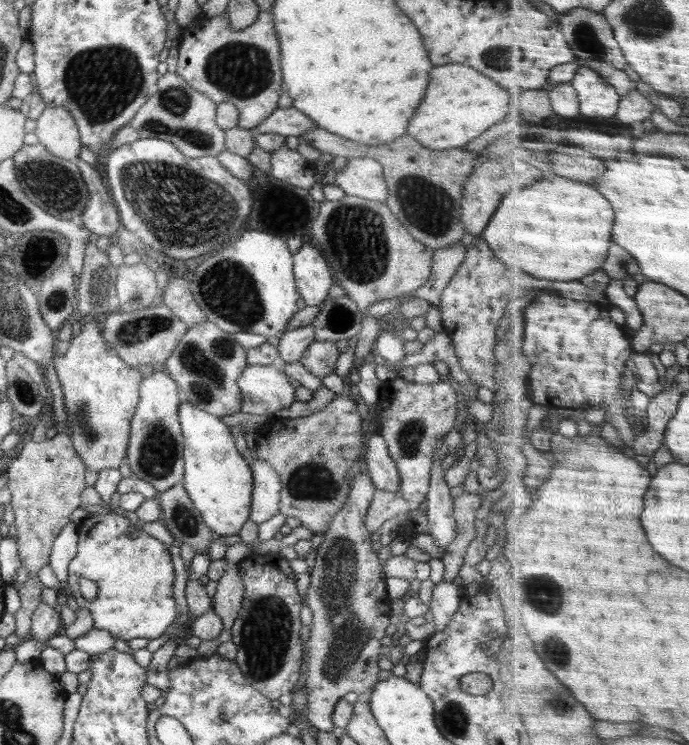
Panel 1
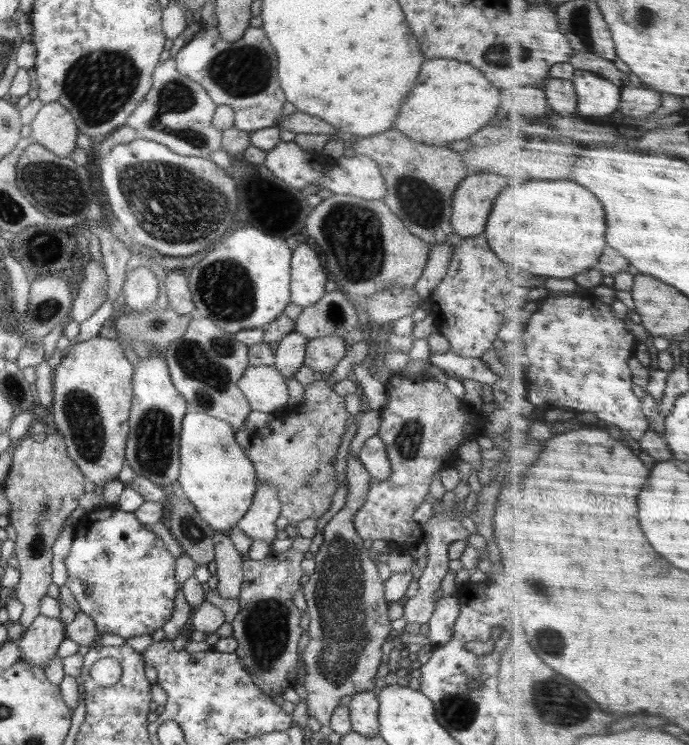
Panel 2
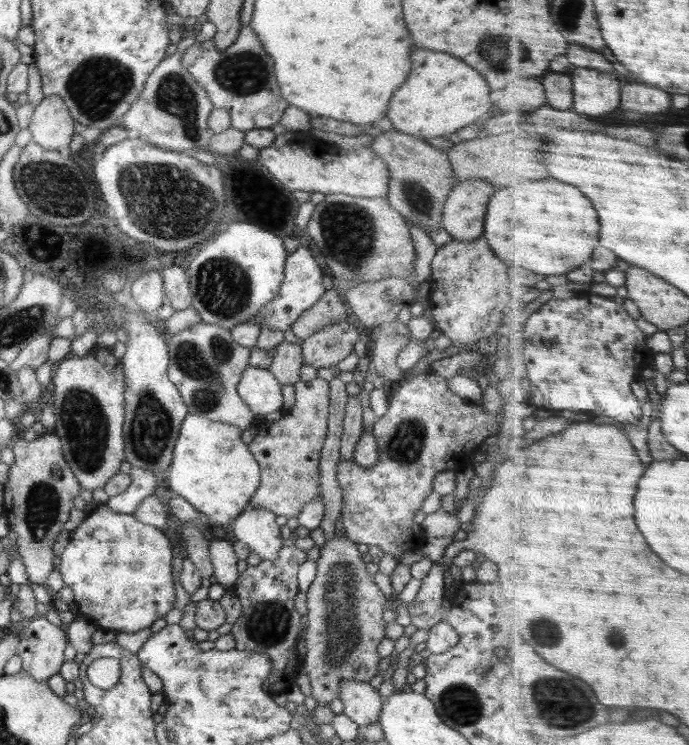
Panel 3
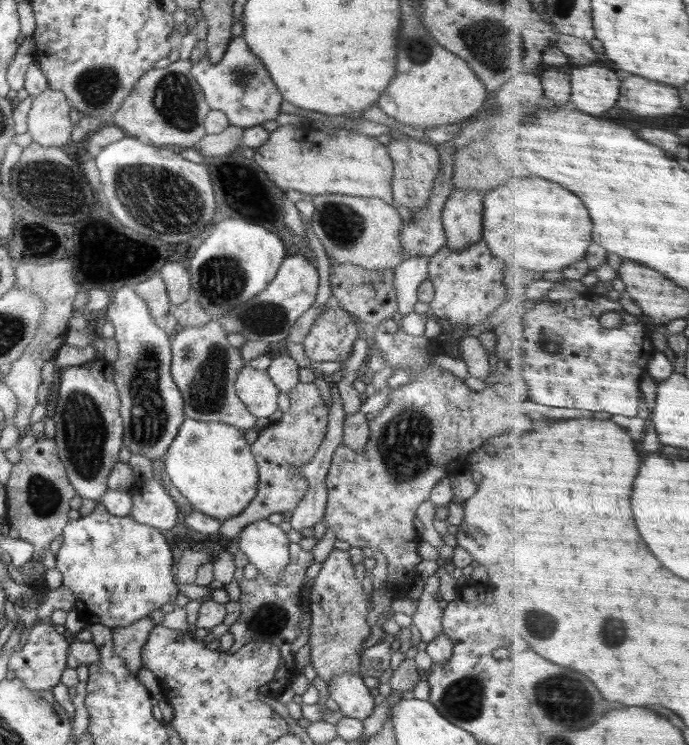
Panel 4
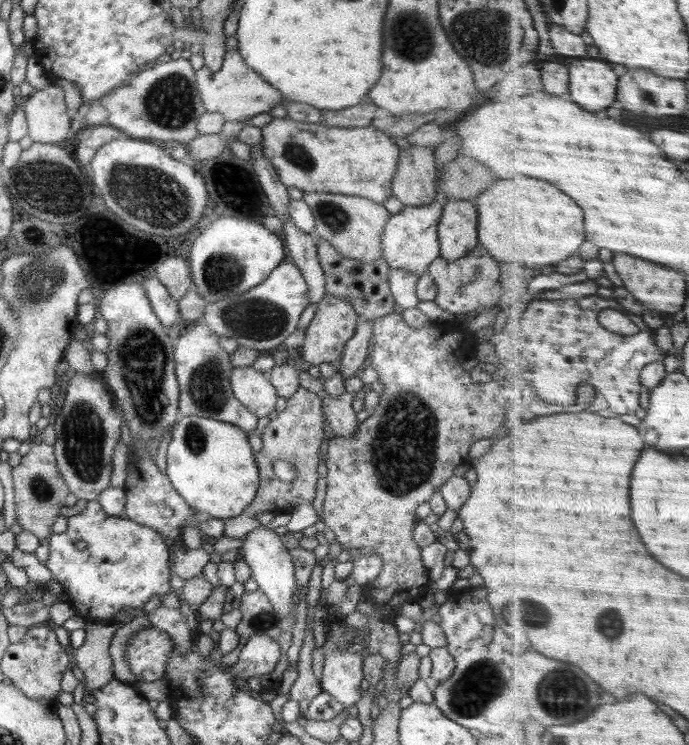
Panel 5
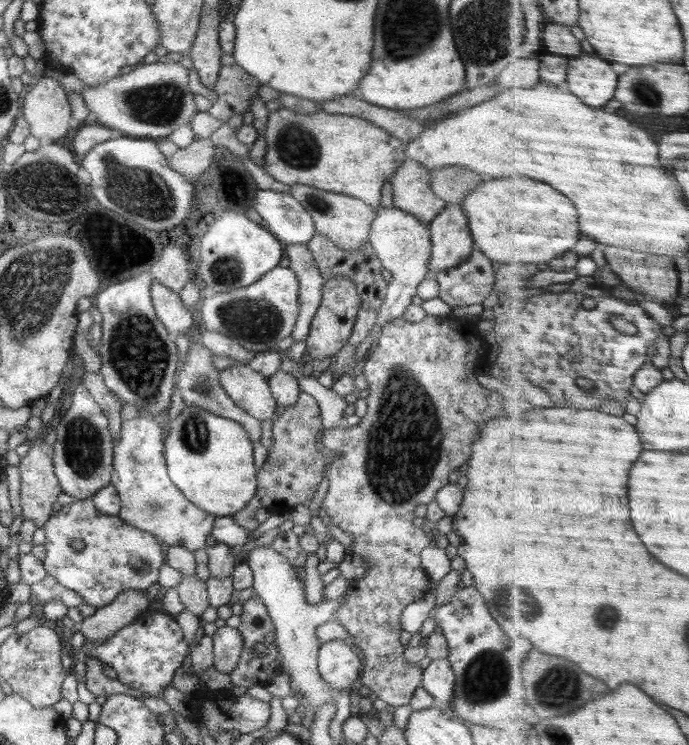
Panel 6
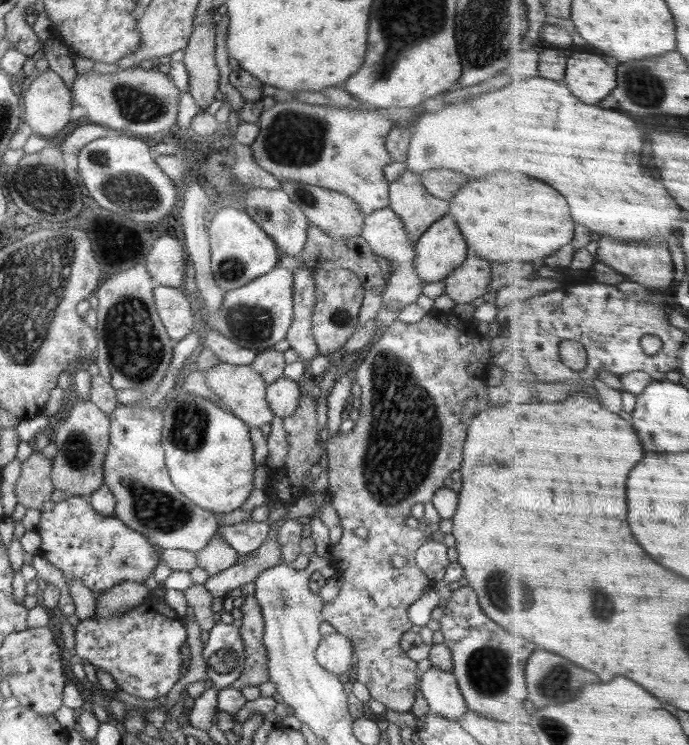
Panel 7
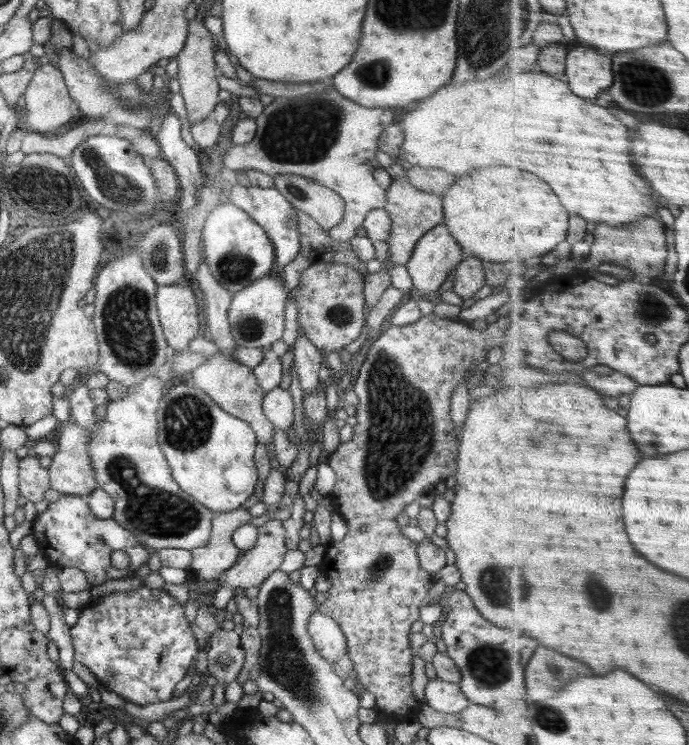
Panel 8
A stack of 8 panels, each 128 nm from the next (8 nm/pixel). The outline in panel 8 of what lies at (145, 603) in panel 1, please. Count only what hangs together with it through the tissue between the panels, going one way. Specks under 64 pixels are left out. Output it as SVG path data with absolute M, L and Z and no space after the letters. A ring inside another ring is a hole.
M62 494L56 502L50 503L44 512L38 513L34 517L32 536L38 542L40 549L46 554L46 557L48 557L50 564L58 568L79 568L86 575L90 587L102 584L110 579L119 579L128 576L128 574L132 574L132 572L138 570L141 565L148 564L148 560L150 560L150 550L136 540L135 534L120 526L113 518L101 519L92 514L86 499L78 495ZM112 550L123 550L128 554L128 558L130 558L128 567L125 569L116 569L110 565Z

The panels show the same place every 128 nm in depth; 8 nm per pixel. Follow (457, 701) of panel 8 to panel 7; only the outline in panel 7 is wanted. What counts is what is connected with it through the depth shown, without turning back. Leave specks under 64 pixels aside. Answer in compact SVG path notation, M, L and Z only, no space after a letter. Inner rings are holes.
M433 667L424 672L421 679L420 690L431 713L452 721L459 720L466 713L468 706L452 673Z

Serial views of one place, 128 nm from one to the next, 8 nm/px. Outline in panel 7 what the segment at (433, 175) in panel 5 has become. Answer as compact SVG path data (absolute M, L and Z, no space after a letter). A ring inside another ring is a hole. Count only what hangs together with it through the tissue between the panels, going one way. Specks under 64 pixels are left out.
M407 169L397 180L389 183L389 208L398 216L412 245L421 239L421 235L436 220L440 220L449 212L449 202L435 198L421 184L419 174Z

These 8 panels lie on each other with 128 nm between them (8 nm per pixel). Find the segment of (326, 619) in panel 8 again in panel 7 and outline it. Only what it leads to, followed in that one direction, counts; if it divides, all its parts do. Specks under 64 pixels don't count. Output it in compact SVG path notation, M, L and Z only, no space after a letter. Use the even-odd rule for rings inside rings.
M338 631L322 635L315 652L318 664L335 676L348 672L353 655L353 644Z

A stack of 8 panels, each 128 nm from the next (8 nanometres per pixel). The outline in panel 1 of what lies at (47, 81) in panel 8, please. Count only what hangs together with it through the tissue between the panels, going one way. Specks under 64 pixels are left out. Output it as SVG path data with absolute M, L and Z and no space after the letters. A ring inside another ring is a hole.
M48 107L36 119L35 134L50 154L75 162L82 146L78 125L64 107Z

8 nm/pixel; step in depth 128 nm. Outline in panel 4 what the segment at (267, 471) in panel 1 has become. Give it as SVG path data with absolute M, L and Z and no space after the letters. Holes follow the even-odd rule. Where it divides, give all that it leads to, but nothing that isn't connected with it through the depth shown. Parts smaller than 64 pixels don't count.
M266 518L253 522L240 532L238 546L254 564L268 585L280 582L282 570L290 562L287 532Z

